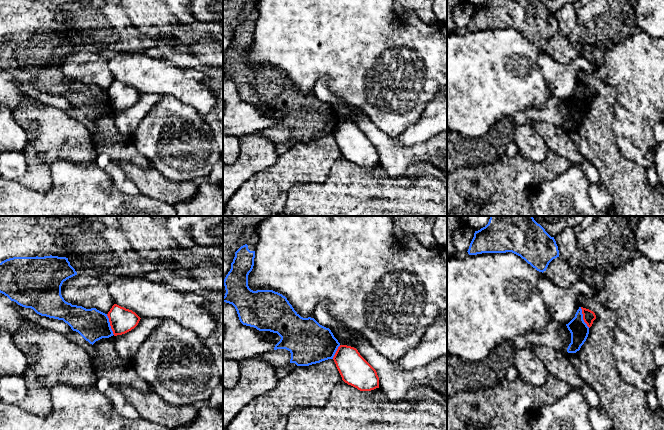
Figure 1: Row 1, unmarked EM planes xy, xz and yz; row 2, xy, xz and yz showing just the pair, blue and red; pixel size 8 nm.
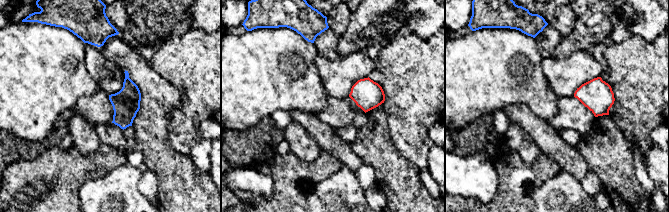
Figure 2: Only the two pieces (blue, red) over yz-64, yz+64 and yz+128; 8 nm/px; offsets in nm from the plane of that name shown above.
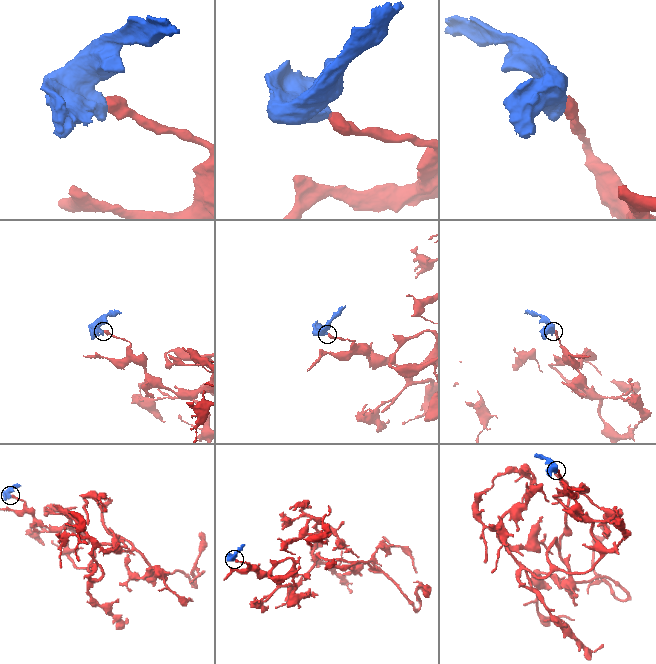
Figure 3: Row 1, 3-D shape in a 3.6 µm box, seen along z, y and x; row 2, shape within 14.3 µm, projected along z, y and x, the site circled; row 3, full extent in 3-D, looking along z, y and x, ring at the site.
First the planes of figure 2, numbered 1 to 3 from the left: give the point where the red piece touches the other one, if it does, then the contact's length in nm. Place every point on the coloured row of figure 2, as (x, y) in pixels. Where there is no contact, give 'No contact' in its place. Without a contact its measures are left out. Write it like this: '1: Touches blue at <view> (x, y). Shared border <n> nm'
1: No contact
2: No contact
3: No contact

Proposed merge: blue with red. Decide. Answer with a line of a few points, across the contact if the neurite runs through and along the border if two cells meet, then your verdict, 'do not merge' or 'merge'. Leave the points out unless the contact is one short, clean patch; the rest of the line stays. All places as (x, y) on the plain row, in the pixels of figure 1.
line xy (106, 90), (114, 110); do not merge

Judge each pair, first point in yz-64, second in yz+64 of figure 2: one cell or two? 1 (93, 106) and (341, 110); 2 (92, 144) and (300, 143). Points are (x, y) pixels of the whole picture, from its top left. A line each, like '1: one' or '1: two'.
1: one
2: one

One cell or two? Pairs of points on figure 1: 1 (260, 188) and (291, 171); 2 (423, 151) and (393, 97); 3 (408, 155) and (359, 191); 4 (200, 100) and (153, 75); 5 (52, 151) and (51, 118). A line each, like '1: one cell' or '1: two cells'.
1: one cell
2: two cells
3: two cells
4: one cell
5: one cell

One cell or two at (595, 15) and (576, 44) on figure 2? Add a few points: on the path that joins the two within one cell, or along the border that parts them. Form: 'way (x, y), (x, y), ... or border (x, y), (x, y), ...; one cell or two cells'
way (595, 22), (581, 37); one cell

